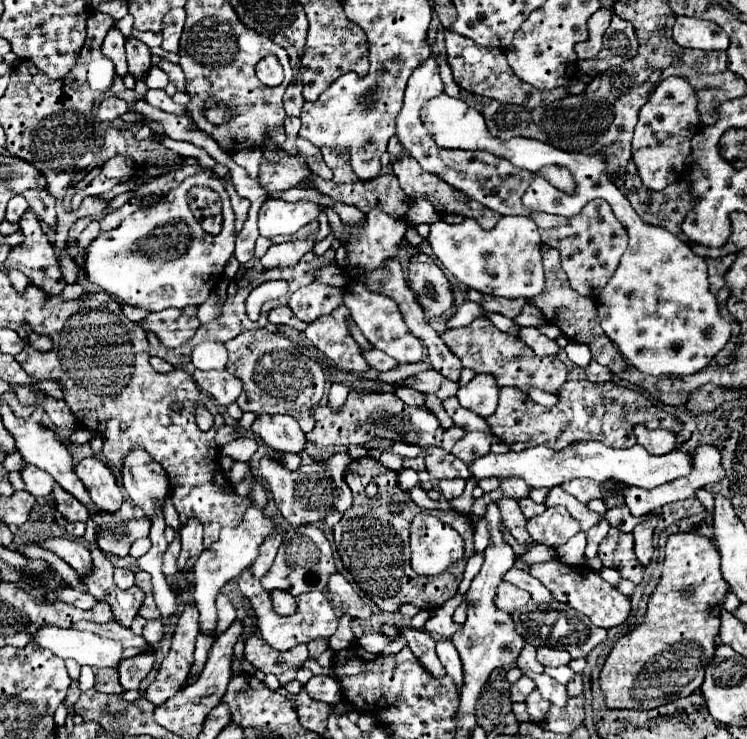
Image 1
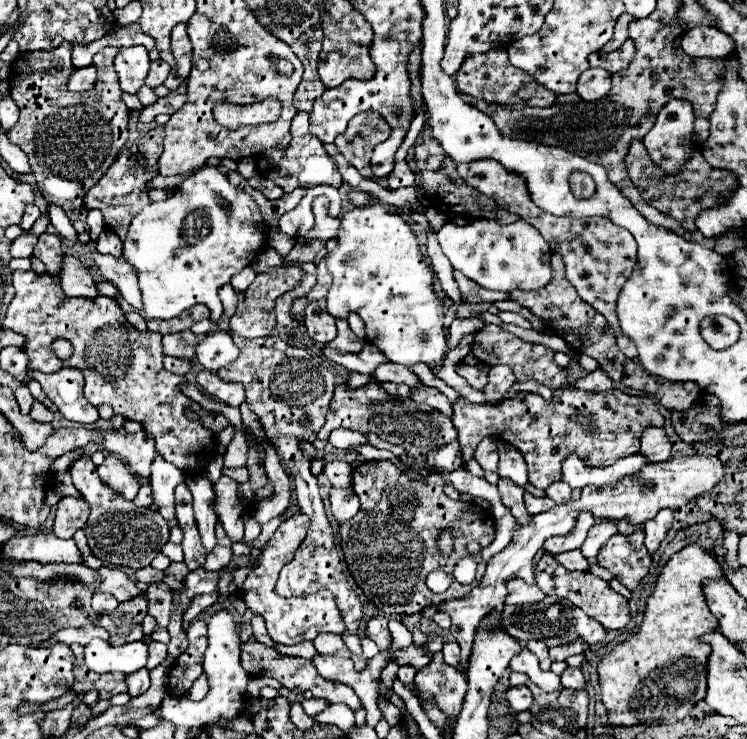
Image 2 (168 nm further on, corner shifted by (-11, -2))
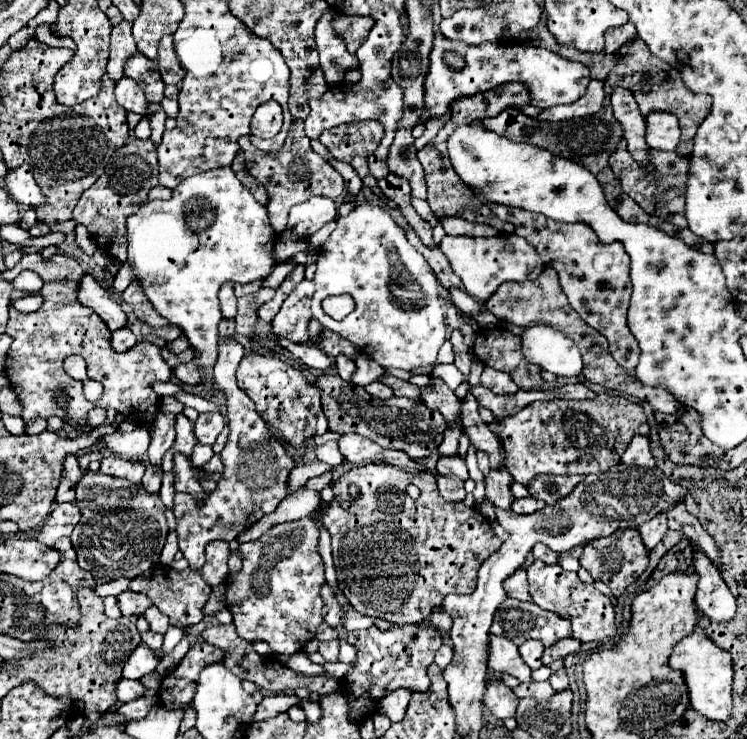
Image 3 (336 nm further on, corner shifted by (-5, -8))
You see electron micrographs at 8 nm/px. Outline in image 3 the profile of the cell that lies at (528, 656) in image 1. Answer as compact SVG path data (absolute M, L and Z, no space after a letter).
M527 640L525 644L519 646L519 652L521 652L525 664L527 664L531 670L543 666L543 662L541 662L541 654L543 654L543 650L545 650L543 644L537 642L537 640Z

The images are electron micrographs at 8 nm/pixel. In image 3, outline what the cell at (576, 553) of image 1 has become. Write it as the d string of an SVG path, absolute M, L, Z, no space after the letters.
M455 456L455 458L439 458L439 462L437 462L437 472L439 472L441 476L457 476L457 478L461 478L463 482L469 480L467 464L465 464L465 460L461 460L459 456Z

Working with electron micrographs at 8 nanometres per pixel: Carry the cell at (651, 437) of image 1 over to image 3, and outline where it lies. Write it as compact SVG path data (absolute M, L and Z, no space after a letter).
M635 436L631 444L627 446L625 454L621 456L621 462L627 466L643 466L643 468L653 468L655 458L651 454L651 444L647 436Z

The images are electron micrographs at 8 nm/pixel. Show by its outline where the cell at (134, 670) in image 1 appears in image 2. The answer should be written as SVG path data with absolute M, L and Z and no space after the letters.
M141 668L139 672L133 672L131 676L125 678L125 682L129 686L129 696L139 696L149 688L149 670Z

